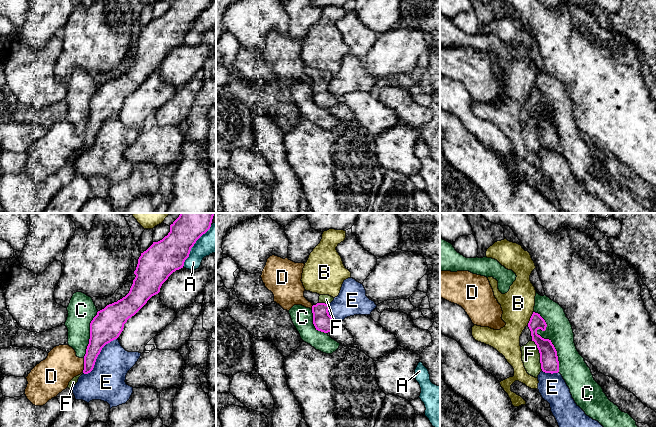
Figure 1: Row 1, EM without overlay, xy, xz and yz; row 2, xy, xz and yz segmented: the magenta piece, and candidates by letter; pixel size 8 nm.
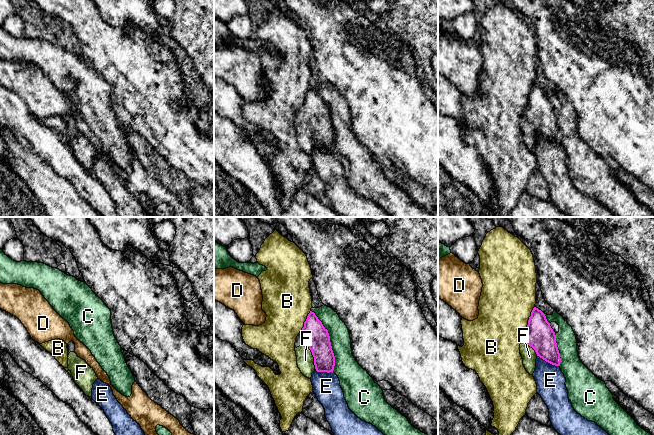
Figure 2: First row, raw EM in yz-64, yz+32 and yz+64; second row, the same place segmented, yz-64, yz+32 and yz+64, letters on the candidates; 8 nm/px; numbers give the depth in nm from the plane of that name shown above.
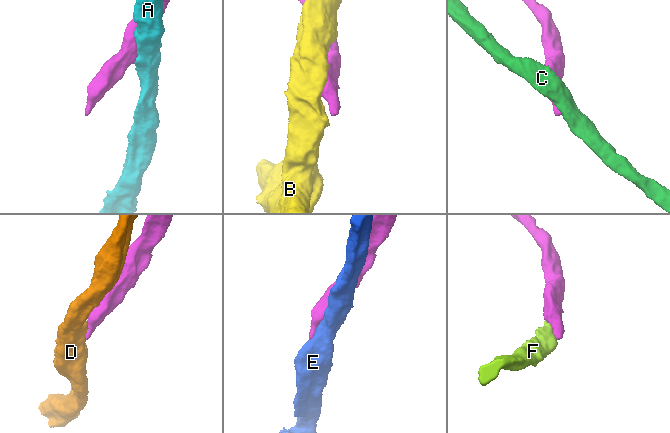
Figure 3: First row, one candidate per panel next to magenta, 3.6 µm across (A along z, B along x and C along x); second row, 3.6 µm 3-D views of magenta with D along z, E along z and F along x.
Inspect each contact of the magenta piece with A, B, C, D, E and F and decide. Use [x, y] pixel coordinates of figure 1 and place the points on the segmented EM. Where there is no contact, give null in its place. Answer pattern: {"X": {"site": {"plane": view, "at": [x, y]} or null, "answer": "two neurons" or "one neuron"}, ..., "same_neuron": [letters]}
{"A": {"site": {"plane": "xy", "at": [193, 245]}, "answer": "two neurons"}, "B": {"site": {"plane": "yz", "at": [530, 319]}, "answer": "two neurons"}, "C": {"site": {"plane": "yz", "at": [543, 338]}, "answer": "two neurons"}, "D": {"site": {"plane": "xy", "at": [84, 365]}, "answer": "two neurons"}, "E": {"site": {"plane": "xy", "at": [98, 354]}, "answer": "two neurons"}, "F": {"site": {"plane": "yz", "at": [540, 355]}, "answer": "one neuron"}, "same_neuron": ["F"]}

